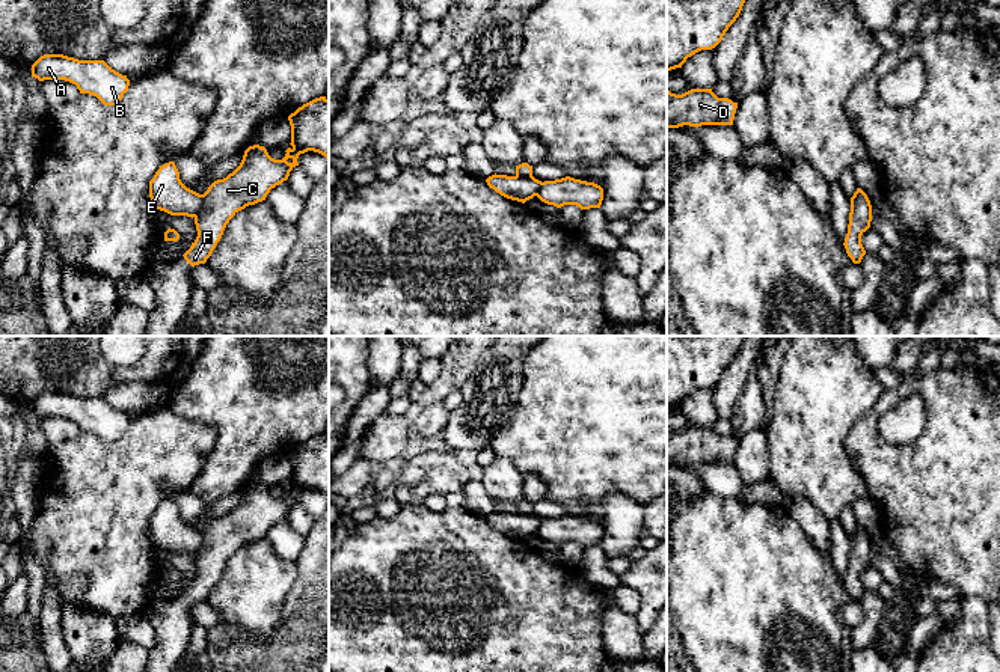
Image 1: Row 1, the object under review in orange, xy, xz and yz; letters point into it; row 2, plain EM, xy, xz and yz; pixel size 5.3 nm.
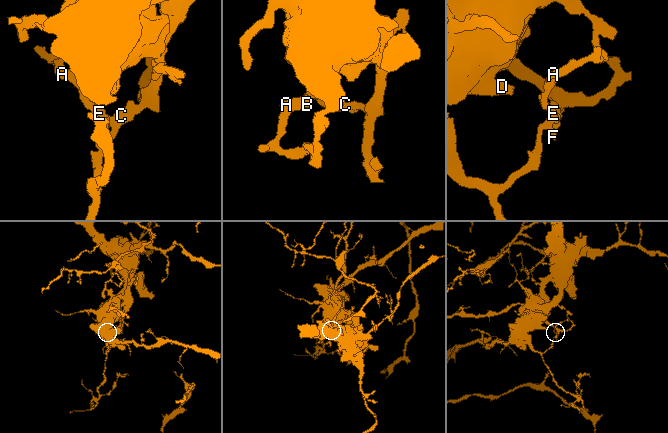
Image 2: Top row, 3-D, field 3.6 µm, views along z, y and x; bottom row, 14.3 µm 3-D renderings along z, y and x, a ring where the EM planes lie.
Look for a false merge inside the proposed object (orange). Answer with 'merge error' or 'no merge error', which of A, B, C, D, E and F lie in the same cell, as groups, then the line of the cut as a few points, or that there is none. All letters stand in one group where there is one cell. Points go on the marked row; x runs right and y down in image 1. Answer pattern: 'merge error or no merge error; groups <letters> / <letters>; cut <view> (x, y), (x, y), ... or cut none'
merge error; groups A B D E / C F; cut xy (202, 195), (202, 204), (193, 216)

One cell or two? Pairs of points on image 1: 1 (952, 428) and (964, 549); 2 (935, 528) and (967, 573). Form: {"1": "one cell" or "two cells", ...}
{"1": "one cell", "2": "one cell"}

